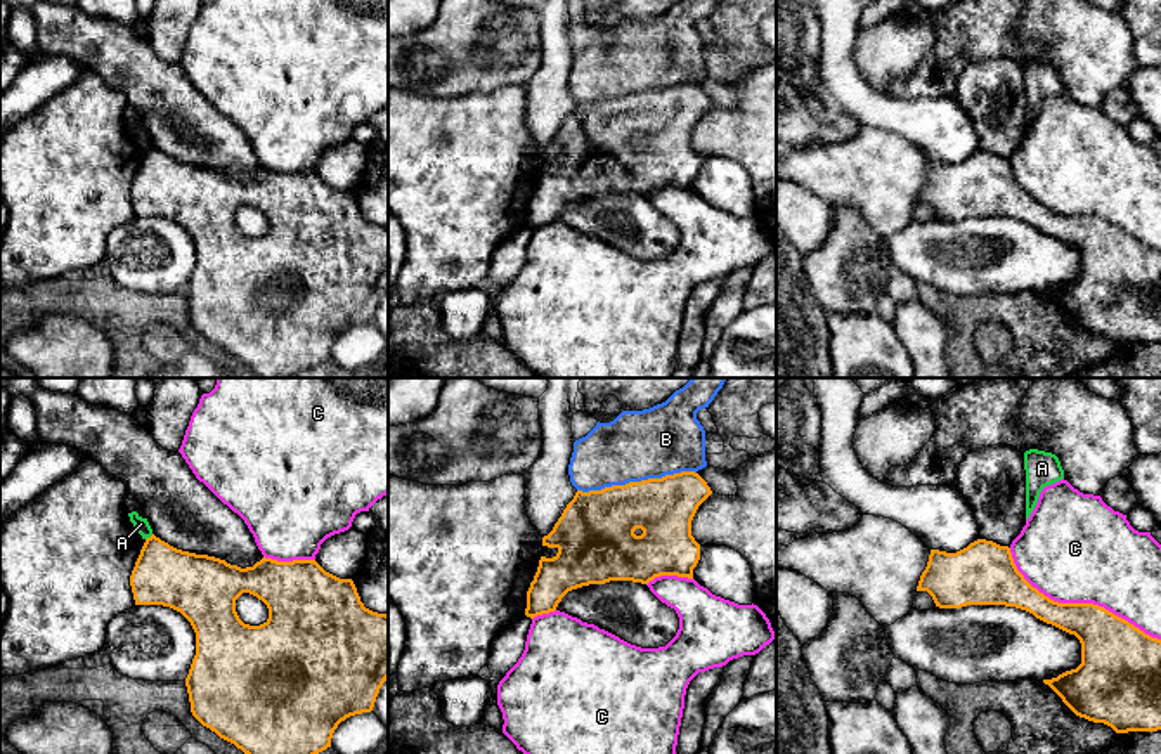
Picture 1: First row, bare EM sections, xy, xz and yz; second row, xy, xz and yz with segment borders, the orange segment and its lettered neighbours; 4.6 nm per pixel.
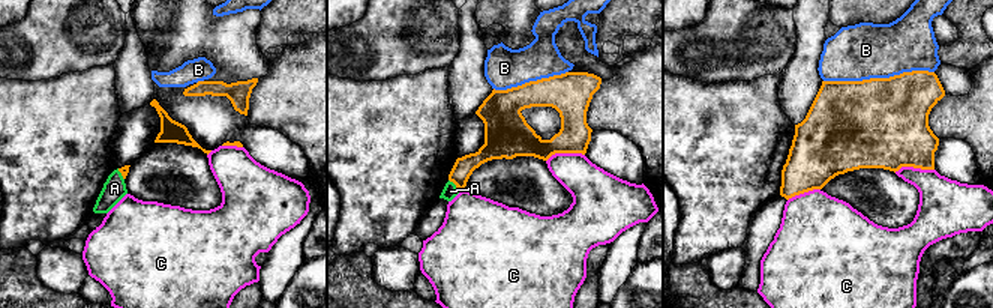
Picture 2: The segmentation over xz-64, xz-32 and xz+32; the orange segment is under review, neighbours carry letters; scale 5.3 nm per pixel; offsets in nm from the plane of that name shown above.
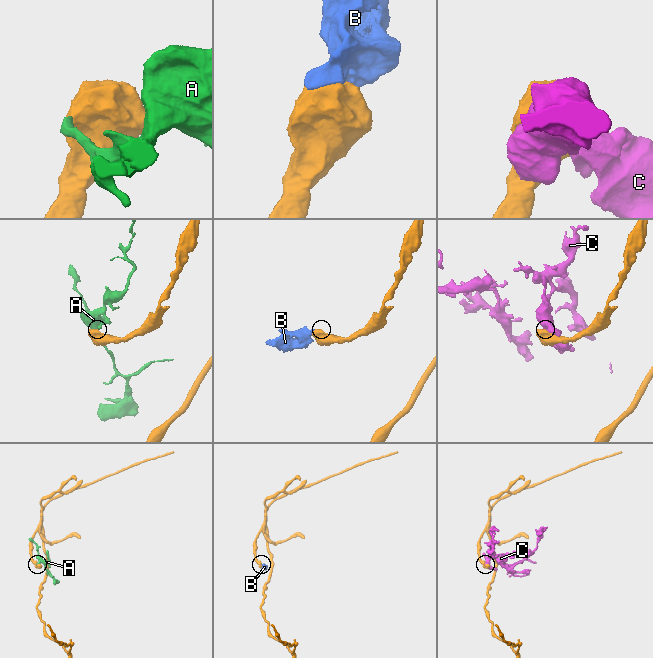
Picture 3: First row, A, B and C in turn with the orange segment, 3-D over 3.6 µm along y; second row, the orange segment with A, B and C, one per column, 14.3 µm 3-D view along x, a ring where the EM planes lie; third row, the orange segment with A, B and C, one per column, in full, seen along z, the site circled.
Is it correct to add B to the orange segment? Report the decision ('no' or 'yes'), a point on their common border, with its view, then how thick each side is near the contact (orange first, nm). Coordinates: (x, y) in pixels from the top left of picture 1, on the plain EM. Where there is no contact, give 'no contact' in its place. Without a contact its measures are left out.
no | xz (636, 94) | 320/320 nm

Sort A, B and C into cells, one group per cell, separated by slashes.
A / B / C

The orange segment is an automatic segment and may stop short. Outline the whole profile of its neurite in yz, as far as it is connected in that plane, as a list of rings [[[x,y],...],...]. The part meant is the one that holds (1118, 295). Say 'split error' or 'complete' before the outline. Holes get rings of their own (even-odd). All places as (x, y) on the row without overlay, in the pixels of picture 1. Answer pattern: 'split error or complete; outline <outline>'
complete; outline [[[977,151],[957,165],[931,161],[917,203],[927,203],[939,220],[1005,217],[1033,225],[1081,255],[1081,276],[1043,291],[1080,329],[1104,335],[1116,345],[1161,341],[1161,251],[1152,250],[1093,215],[1059,215],[1033,199],[1017,182],[1010,159]]]

